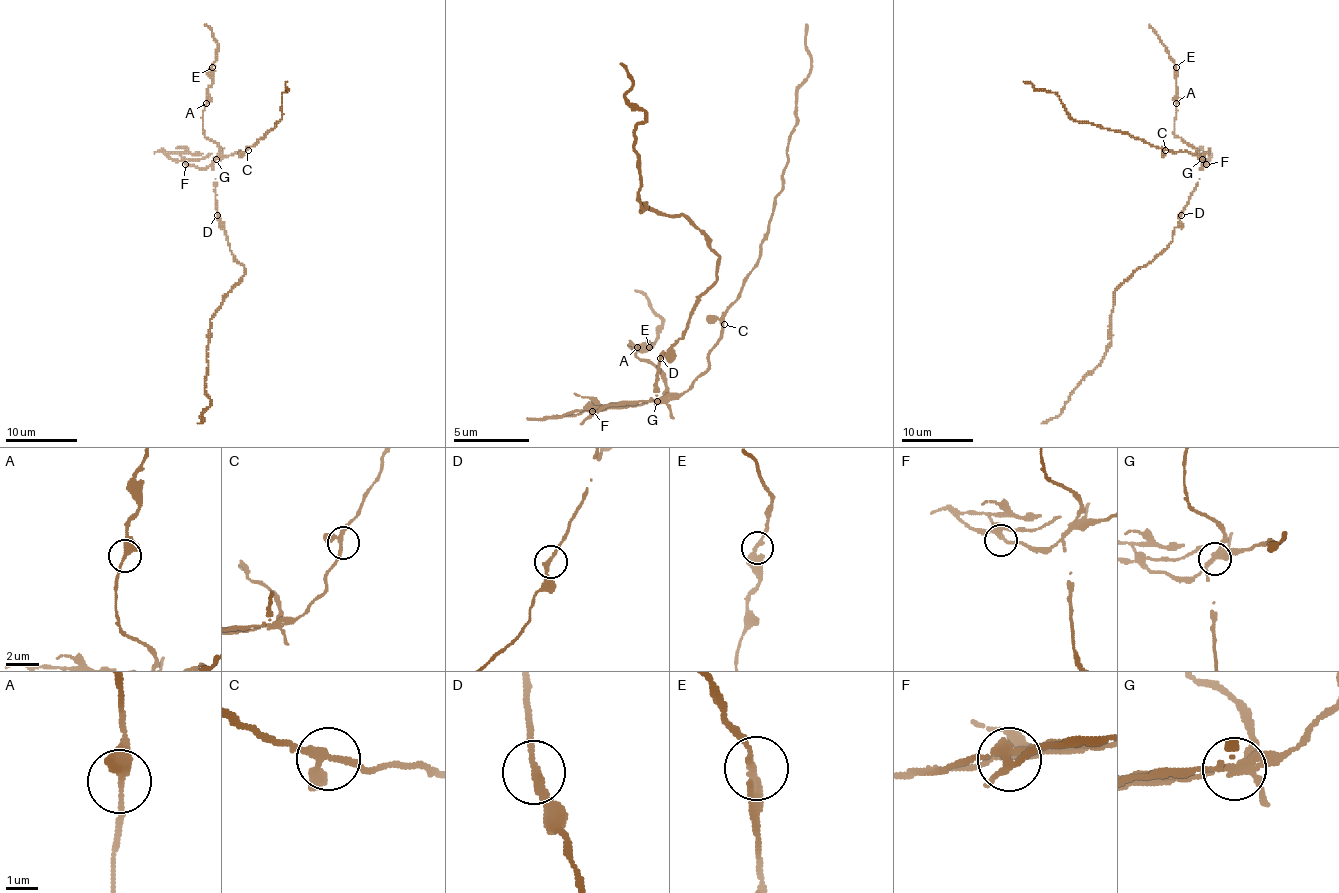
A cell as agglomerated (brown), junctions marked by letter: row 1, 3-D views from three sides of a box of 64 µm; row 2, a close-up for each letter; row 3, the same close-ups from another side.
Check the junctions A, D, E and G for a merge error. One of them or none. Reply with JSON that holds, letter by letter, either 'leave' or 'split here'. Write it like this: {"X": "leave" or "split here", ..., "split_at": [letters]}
{"A": "leave", "D": "leave", "E": "leave", "G": "split here", "split_at": ["G"]}

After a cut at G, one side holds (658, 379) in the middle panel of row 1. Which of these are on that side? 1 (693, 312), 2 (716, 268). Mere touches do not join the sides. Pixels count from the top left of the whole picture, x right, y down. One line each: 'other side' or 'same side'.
1: same side
2: same side

